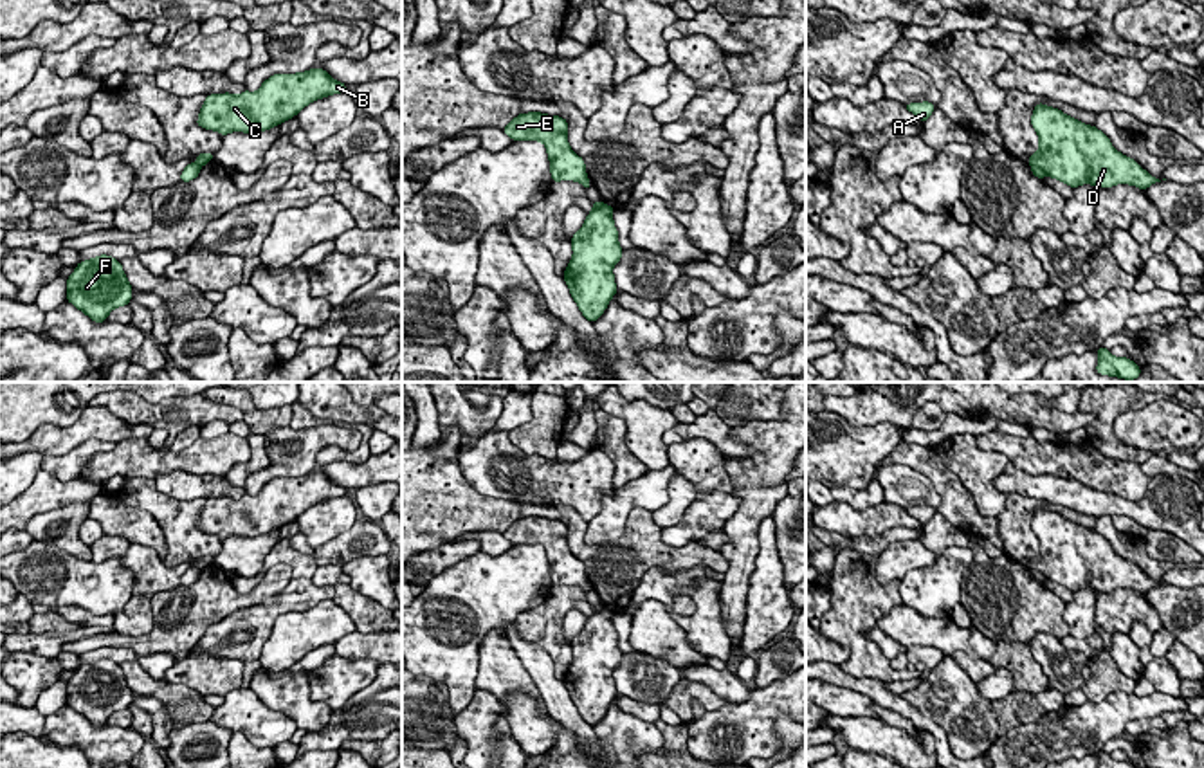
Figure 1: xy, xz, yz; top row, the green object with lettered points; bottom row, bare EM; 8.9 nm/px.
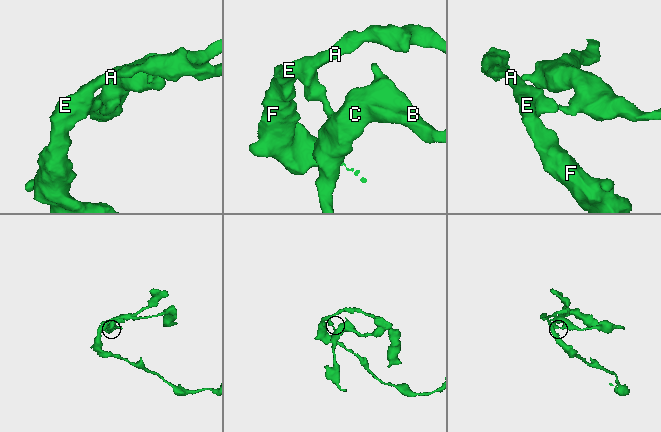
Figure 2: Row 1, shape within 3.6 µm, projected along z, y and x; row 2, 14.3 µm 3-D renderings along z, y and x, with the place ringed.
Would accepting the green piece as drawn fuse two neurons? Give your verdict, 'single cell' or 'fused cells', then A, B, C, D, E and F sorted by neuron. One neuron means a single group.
fused cells; groups A E F / B C D

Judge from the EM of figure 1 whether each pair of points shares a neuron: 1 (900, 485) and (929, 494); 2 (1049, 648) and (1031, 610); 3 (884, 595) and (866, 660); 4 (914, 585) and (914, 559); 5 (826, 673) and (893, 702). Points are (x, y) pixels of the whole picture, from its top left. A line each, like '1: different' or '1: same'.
1: same
2: different
3: same
4: different
5: same

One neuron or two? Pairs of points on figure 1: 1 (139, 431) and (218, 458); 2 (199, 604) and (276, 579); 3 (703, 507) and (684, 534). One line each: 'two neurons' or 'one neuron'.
1: one neuron
2: one neuron
3: one neuron

